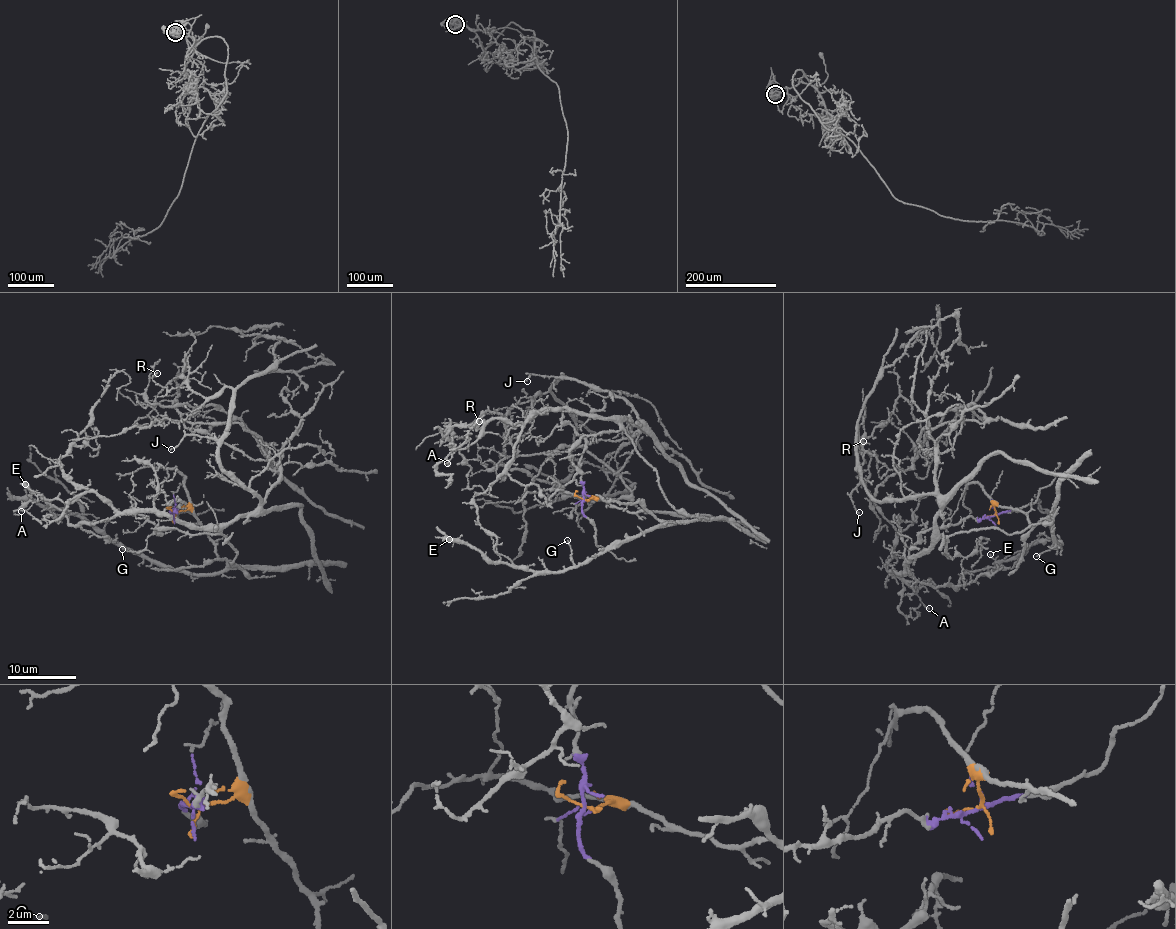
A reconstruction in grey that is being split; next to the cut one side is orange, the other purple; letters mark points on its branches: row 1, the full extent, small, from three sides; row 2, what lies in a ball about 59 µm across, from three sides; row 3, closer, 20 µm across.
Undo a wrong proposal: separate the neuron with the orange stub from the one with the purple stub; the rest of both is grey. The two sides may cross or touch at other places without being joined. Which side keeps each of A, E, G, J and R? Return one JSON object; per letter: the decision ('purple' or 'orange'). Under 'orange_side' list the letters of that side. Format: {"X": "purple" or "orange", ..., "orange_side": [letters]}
{"A": "purple", "E": "orange", "G": "orange", "J": "purple", "R": "purple", "orange_side": ["E", "G"]}

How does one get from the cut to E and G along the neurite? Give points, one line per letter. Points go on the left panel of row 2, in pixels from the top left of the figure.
E: (175, 512), (193, 510), (226, 566), (205, 573), (166, 566), (113, 542), (75, 514), (28, 498), (25, 484)
G: (175, 512), (193, 510), (219, 558), (225, 560), (226, 566), (220, 572), (205, 573), (177, 570), (123, 548)

